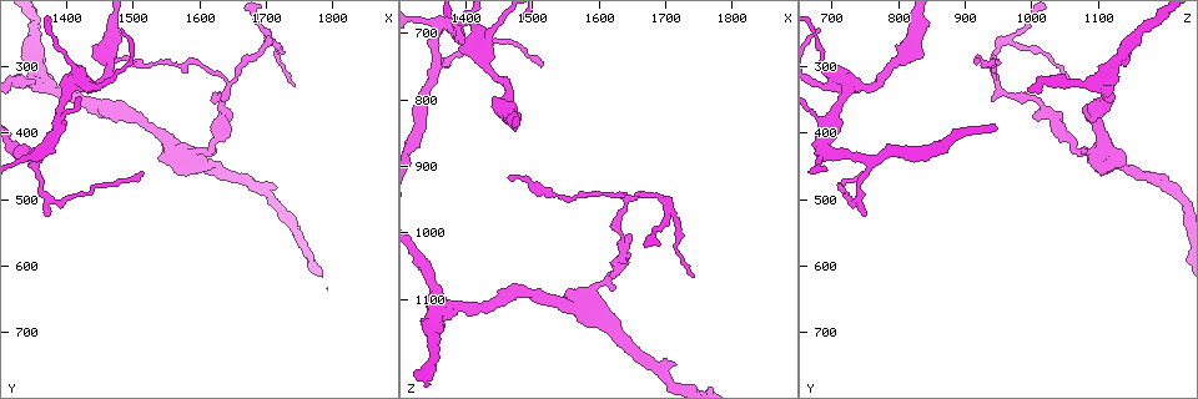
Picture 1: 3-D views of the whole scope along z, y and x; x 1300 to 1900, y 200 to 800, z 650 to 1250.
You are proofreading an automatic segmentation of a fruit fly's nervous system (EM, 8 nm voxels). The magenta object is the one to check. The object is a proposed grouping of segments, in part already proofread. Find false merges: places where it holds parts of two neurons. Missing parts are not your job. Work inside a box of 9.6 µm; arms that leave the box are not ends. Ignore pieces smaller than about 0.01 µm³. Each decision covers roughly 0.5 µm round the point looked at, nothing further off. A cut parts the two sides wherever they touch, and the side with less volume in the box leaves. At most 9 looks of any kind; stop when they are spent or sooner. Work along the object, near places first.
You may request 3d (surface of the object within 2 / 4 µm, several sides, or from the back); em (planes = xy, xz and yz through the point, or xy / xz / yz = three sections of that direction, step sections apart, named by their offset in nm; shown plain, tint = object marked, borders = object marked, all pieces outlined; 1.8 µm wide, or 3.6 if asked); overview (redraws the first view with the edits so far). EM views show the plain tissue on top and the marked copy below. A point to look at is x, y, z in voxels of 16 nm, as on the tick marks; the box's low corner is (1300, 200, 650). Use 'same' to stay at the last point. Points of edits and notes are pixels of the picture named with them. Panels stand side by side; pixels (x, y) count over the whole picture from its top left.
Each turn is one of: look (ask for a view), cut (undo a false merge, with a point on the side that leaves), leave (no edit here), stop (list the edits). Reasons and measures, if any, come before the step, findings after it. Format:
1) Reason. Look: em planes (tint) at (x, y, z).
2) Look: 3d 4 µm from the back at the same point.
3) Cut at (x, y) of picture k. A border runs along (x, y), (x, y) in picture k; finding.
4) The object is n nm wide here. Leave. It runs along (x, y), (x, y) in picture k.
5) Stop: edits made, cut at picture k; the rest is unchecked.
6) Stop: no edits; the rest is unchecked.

Three-way junction. Look: em planes (tint) at (1370, 315, 1115).

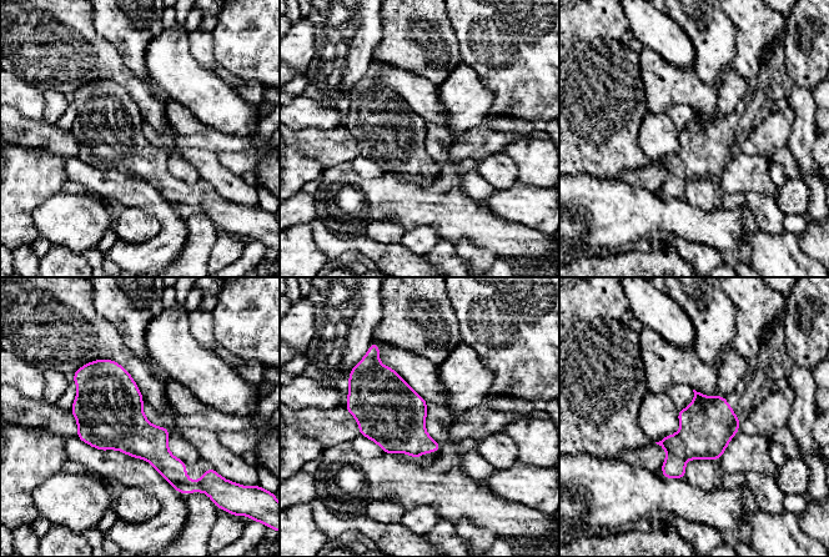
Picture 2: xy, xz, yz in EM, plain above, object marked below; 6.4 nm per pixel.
Leave. All the same neuron.

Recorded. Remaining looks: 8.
Look: 3d 2 µm at (1360, 435, 690).

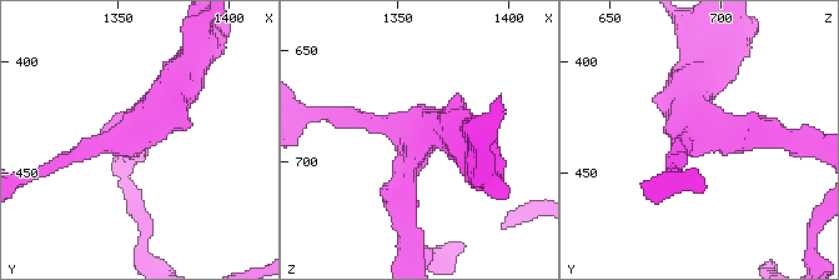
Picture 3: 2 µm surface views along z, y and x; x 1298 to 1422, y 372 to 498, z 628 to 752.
3 arms meet here. Look: em planes (tint) at (1359, 433, 690).

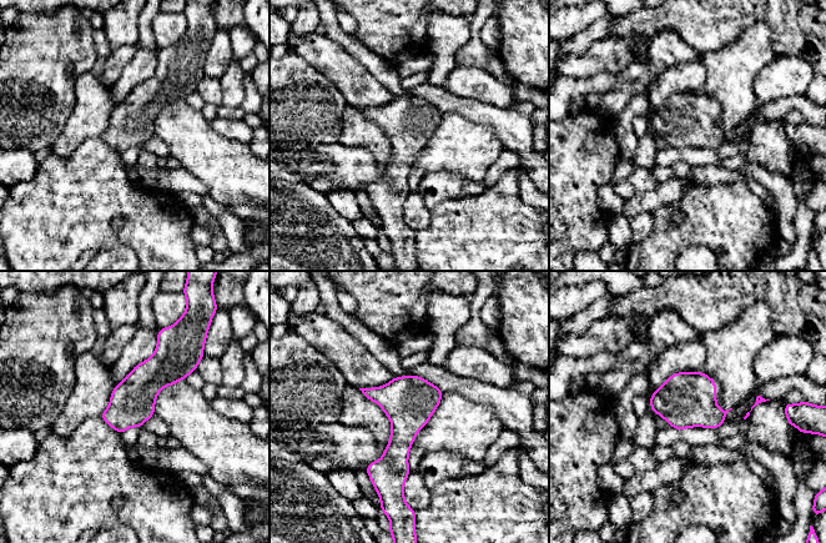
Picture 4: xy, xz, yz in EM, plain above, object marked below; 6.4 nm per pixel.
Leave. One neuron here.

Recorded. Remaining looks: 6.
Four or more arms meet. Look: 3d 2 µm at (1415, 325, 725).

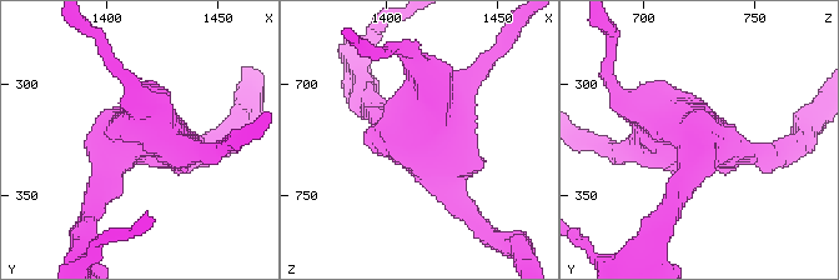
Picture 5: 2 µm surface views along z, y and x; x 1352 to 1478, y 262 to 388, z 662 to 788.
4 arms meet here. Look: em xy step 16 (tint) at (1412, 326, 726).

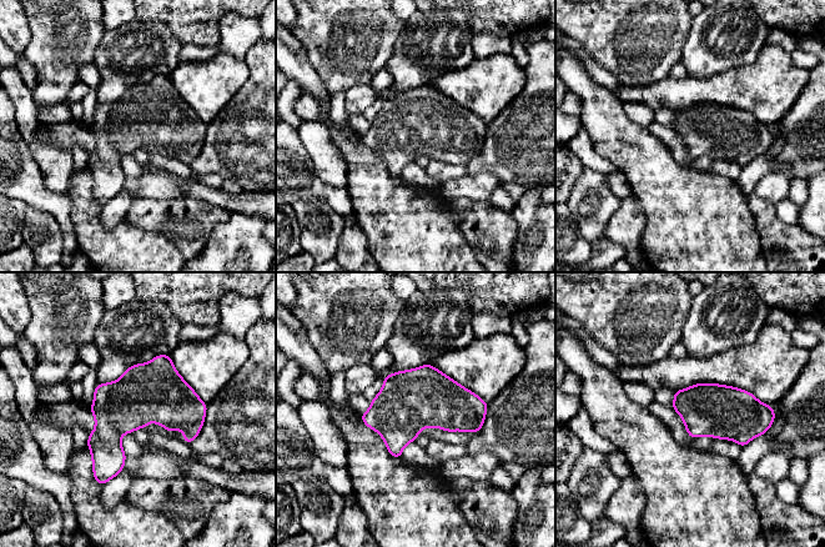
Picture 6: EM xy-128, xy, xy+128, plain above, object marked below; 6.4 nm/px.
Leave. Continuous, no second neuron.

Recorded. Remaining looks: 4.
Three-way junction. Look: em planes (tint) at (1700, 260, 965).

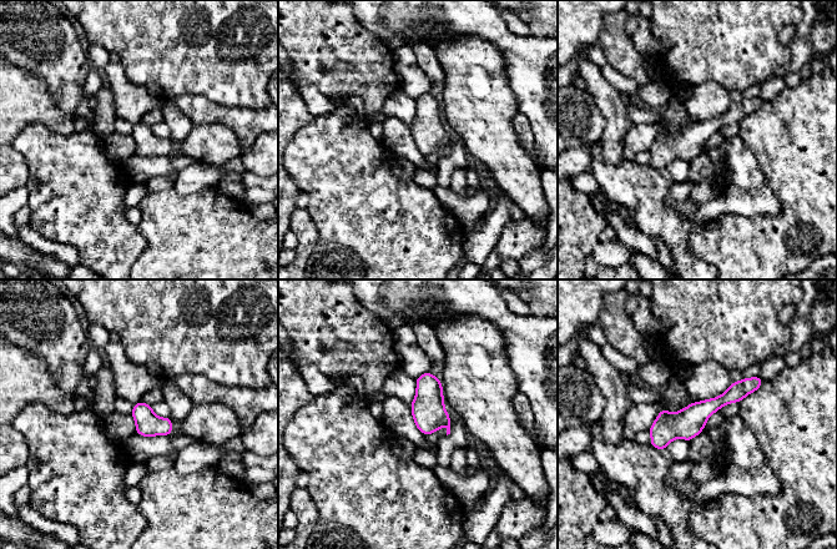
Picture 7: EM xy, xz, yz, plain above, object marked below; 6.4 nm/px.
Leave. All the same neuron.

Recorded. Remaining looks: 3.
Stop: no edits; the rest is unchecked.

